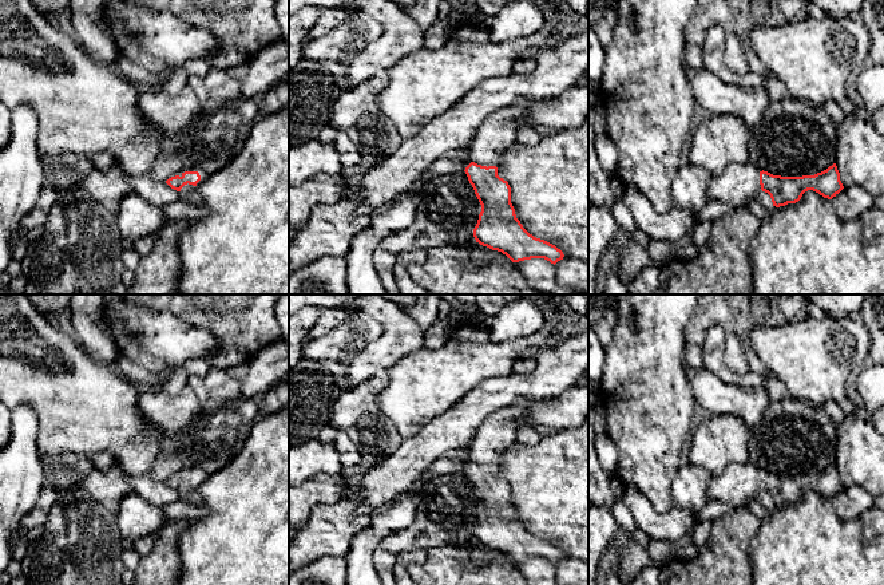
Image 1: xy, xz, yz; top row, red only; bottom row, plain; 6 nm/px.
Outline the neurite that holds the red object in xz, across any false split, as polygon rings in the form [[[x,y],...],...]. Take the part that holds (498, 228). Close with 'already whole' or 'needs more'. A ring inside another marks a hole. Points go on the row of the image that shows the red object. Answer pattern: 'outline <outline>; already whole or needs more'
outline [[[520,99],[495,111],[477,129],[468,146],[472,162],[464,171],[481,205],[473,237],[512,262],[544,258],[555,265],[563,260],[563,252],[523,228],[511,203],[511,187],[498,175],[496,167],[515,147],[520,119],[527,115],[531,102]]]; needs more

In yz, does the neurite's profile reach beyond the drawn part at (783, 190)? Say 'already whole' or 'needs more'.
needs more

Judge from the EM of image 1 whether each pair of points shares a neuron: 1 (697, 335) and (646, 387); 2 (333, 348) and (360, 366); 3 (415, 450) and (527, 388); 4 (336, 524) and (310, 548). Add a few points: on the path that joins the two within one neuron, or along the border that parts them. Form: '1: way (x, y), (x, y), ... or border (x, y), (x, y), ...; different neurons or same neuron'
1: border (693, 309), (685, 328), (685, 340); different neurons
2: border (376, 339), (369, 342), (344, 364); different neurons
3: way (443, 433), (452, 430), (491, 394), (499, 392); same neuron
4: way (329, 530), (317, 541); same neuron

